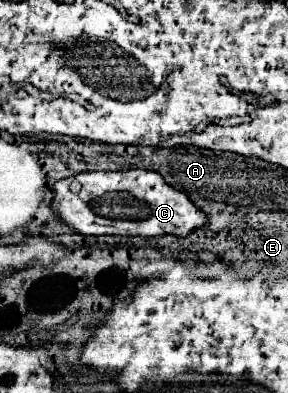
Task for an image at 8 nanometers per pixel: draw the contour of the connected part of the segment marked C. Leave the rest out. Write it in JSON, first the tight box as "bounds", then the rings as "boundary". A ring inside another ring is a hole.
{"bounds":[52,170,208,236],"boundary":[[[118,170],[118,172],[84,172],[74,178],[56,182],[52,212],[62,222],[86,236],[190,236],[208,224],[208,216],[180,190],[174,190],[154,170]]]}

